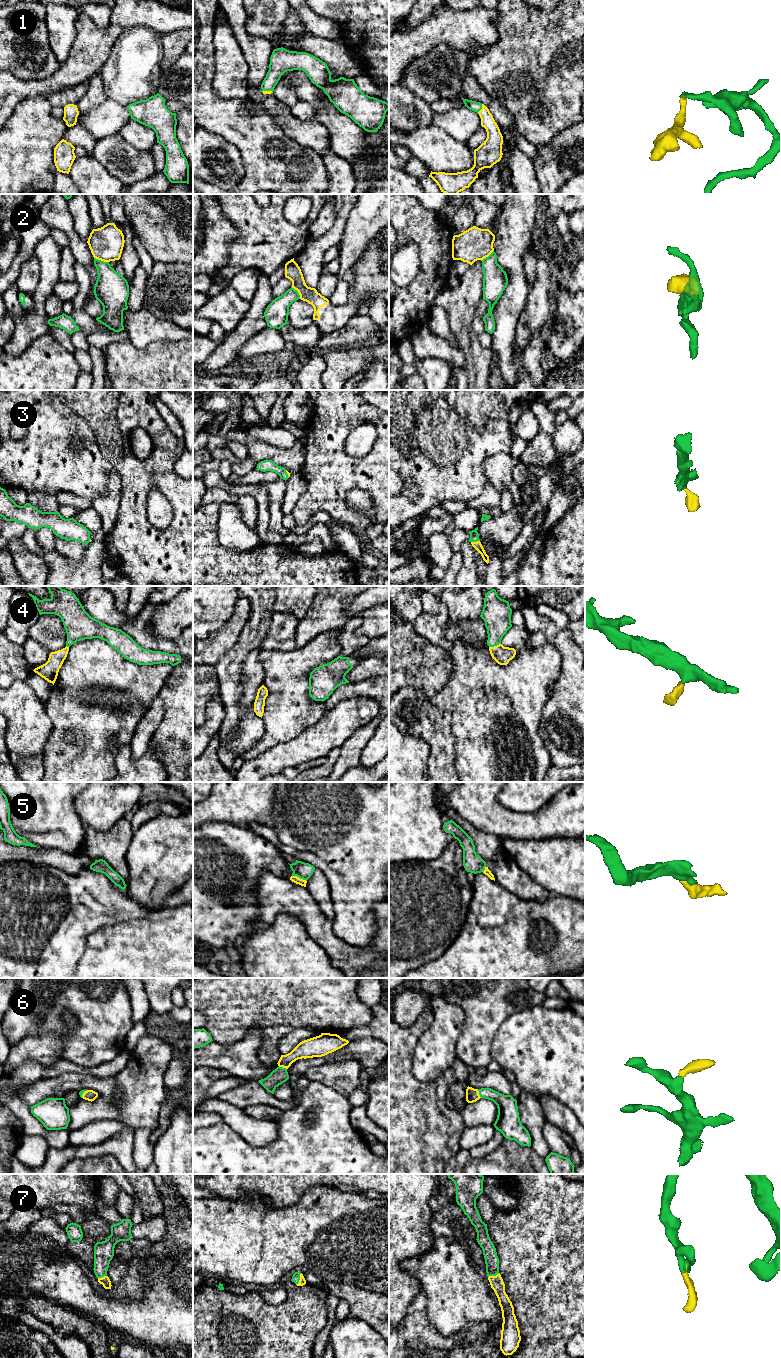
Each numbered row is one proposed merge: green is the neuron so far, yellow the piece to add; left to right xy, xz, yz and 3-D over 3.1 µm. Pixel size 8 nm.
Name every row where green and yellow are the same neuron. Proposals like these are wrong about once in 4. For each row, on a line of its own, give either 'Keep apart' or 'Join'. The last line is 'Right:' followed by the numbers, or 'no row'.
1: Join
2: Keep apart
3: Join
4: Join
5: Join
6: Join
7: Join
Right: 1, 3, 4, 5, 6, 7

